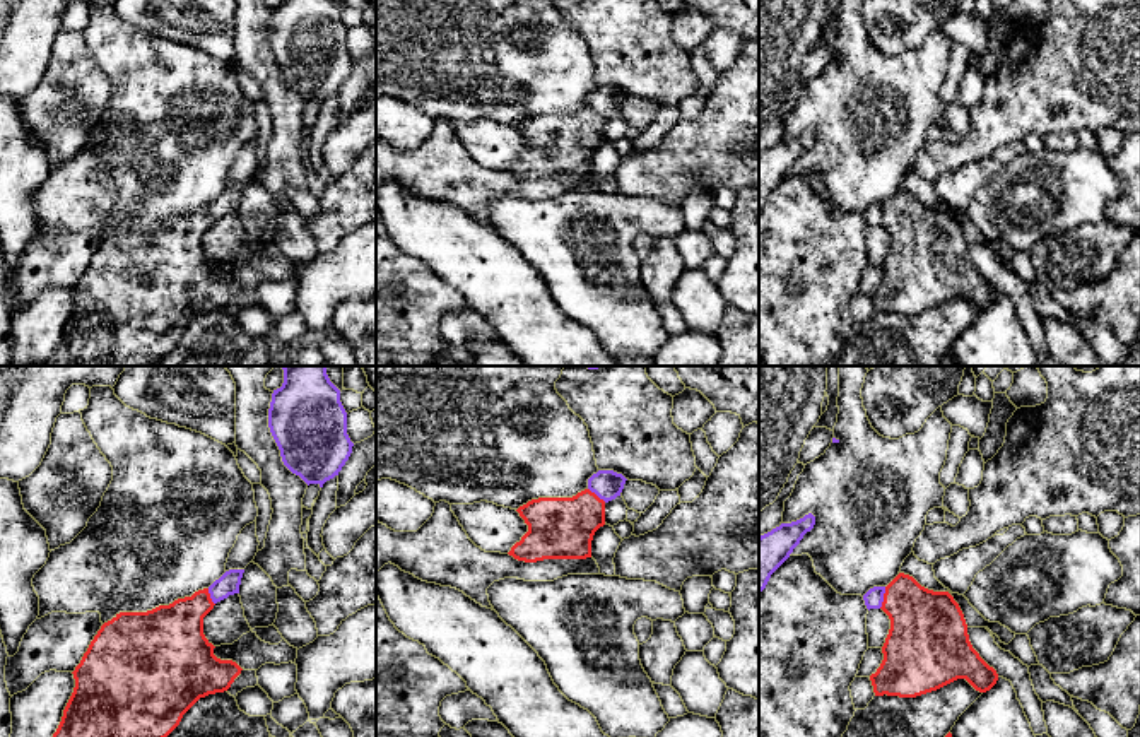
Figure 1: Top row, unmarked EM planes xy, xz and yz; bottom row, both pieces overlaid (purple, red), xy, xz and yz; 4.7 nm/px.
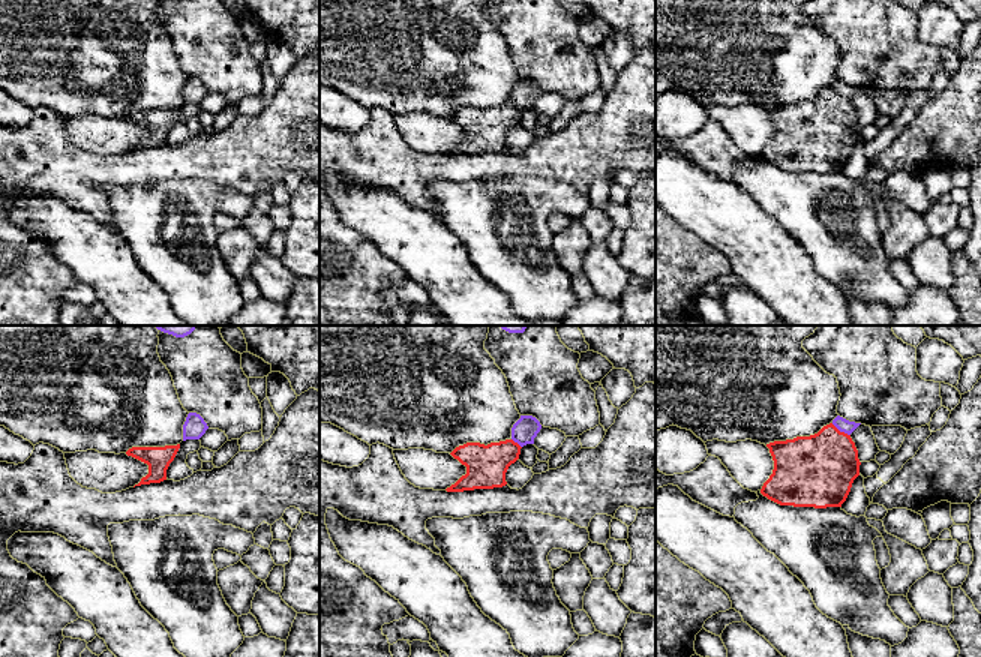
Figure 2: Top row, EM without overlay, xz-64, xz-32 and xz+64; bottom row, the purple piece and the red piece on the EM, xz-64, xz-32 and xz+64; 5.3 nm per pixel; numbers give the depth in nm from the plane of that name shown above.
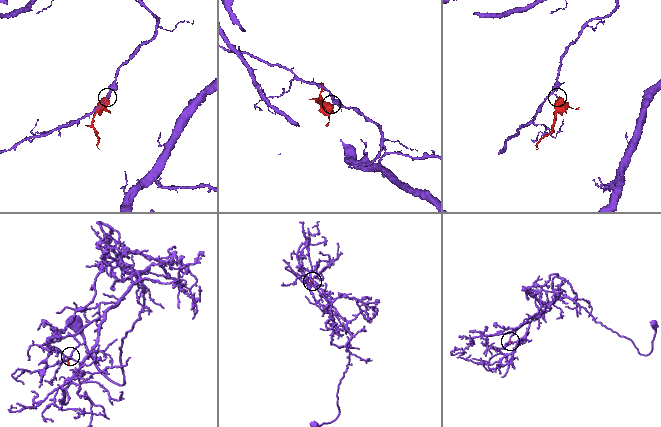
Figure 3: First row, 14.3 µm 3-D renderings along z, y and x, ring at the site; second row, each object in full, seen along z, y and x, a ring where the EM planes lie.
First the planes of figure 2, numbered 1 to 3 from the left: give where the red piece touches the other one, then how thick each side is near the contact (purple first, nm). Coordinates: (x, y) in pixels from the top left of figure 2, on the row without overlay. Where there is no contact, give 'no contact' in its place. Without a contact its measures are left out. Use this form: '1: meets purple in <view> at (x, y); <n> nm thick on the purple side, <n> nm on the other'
1: no contact
2: meets purple in xz-32 at (516, 105); 140 nm thick on the purple side, 220 nm on the other
3: meets purple in xz+64 at (840, 95); 70 nm thick on the purple side, 380 nm on the other

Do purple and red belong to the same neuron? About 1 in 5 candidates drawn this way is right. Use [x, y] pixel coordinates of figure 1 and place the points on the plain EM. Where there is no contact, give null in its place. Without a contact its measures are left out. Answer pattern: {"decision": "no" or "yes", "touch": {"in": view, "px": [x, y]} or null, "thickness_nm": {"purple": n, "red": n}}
{"decision": "no", "touch": {"in": "yz", "px": [882, 214]}, "thickness_nm": {"purple": 90, "red": 340}}

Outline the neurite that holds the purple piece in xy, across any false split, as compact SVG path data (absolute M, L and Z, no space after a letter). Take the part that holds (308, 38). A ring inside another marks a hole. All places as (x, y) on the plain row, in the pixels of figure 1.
M282 0L272 10L268 44L284 82L308 103L323 104L352 70L347 29L333 0Z

